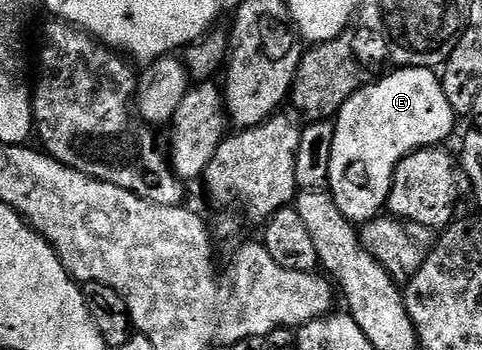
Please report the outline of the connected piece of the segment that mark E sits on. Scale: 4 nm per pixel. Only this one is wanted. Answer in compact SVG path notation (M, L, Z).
M401 67L392 69L387 72L389 75L381 77L377 83L371 81L361 85L354 94L348 98L346 105L342 105L342 109L334 117L337 126L334 133L334 149L330 152L330 177L328 178L328 187L333 200L337 203L338 209L348 218L353 225L363 225L369 223L371 219L377 218L385 210L388 194L390 193L390 185L394 177L394 169L400 164L411 151L421 151L424 147L438 147L447 144L448 138L452 135L458 123L458 117L454 113L454 109L450 109L450 101L446 101L446 93L442 93L442 85L440 84L439 74L431 67Z

